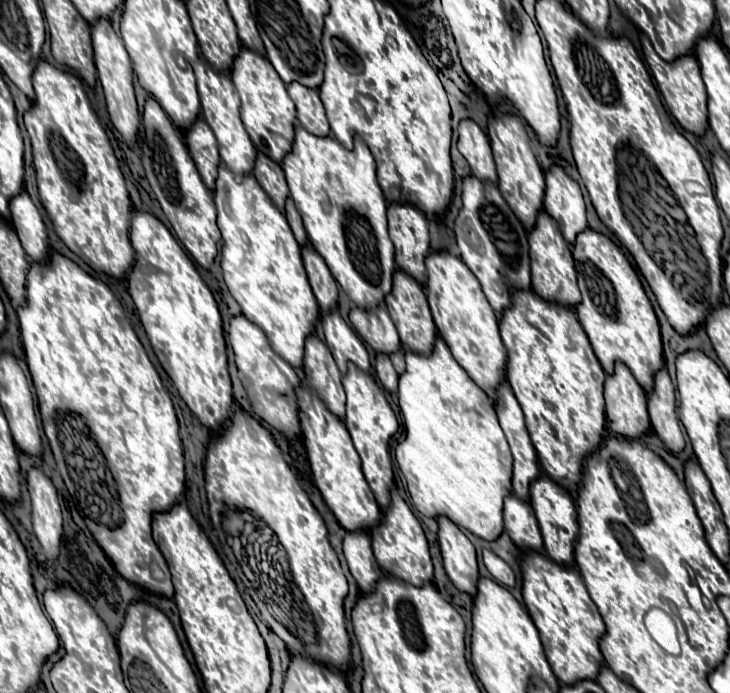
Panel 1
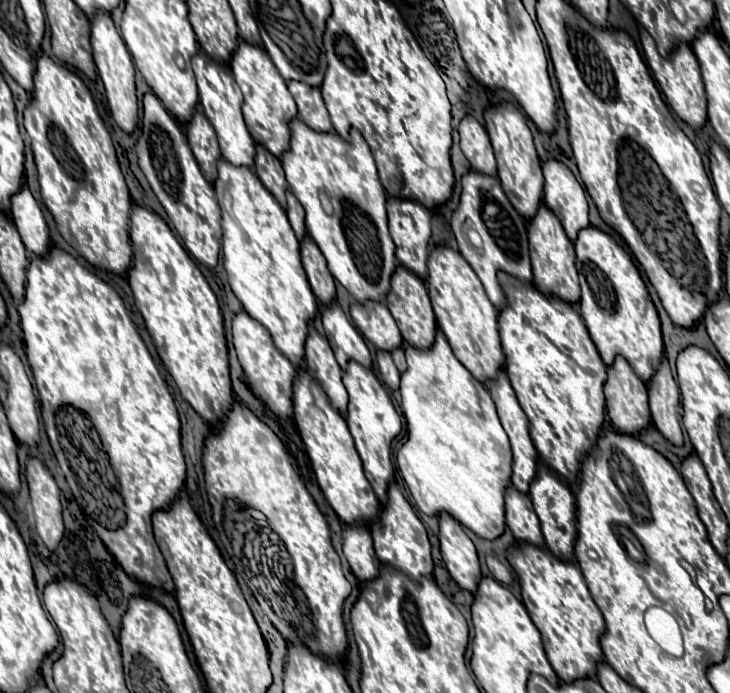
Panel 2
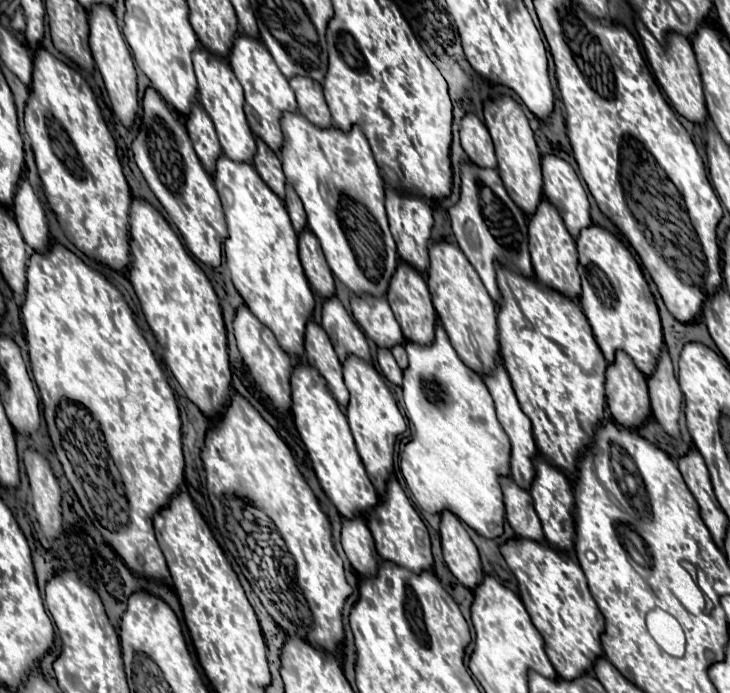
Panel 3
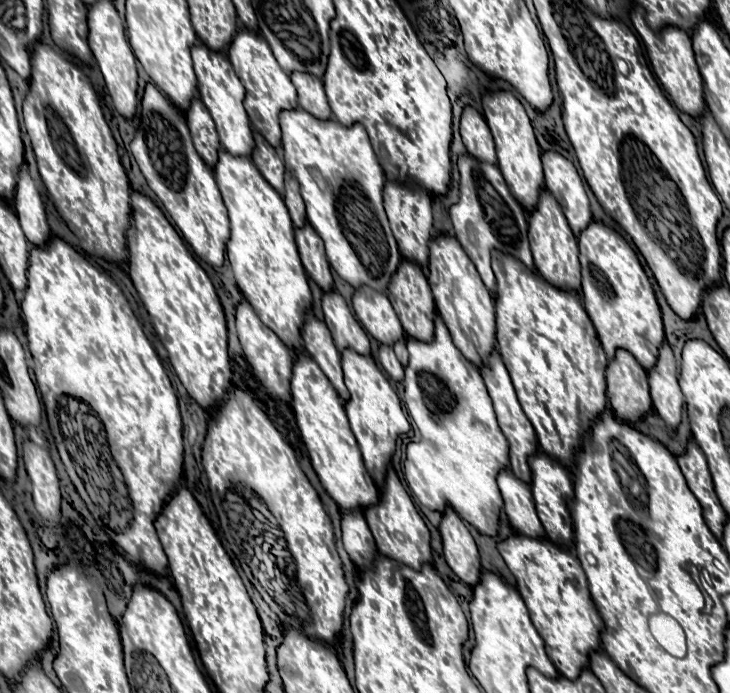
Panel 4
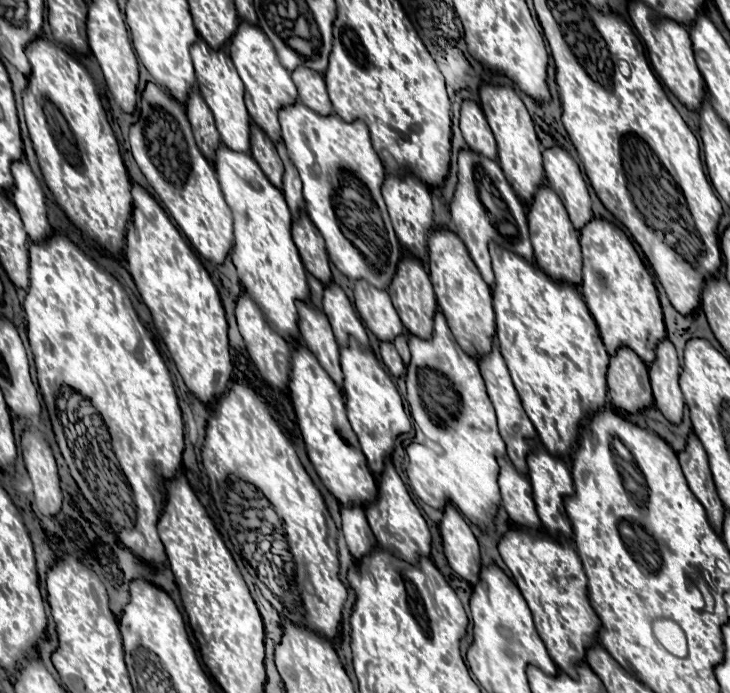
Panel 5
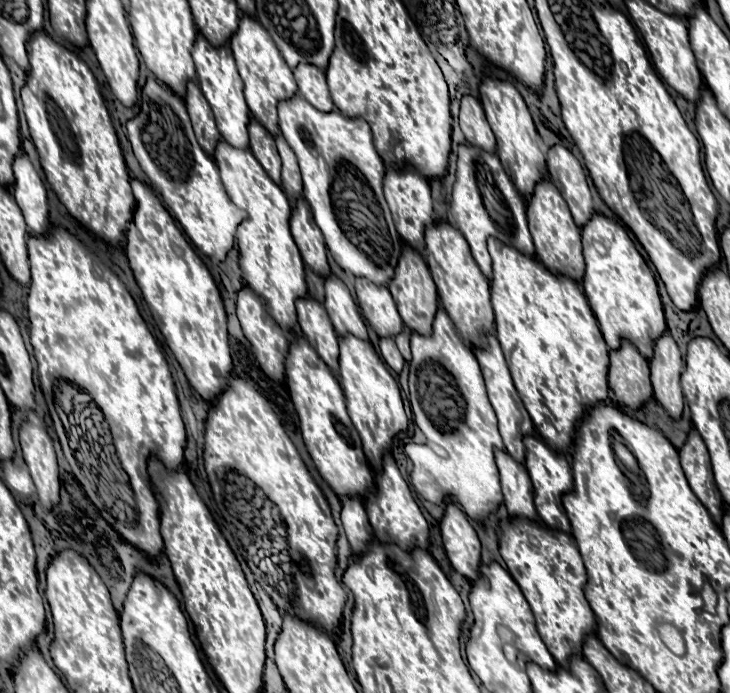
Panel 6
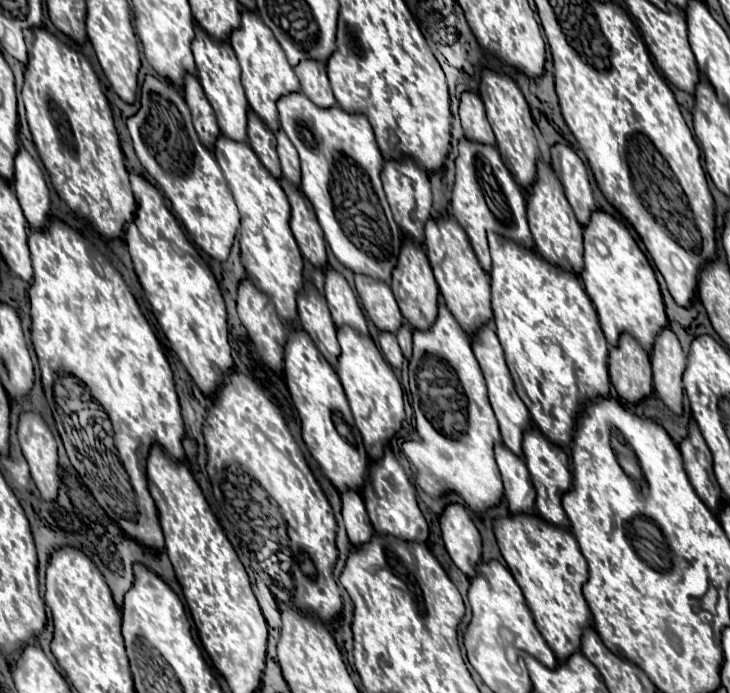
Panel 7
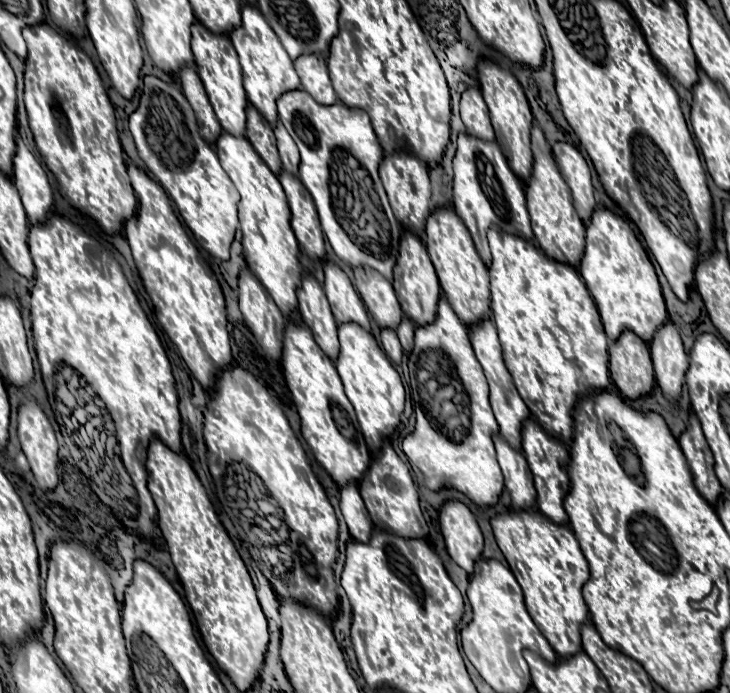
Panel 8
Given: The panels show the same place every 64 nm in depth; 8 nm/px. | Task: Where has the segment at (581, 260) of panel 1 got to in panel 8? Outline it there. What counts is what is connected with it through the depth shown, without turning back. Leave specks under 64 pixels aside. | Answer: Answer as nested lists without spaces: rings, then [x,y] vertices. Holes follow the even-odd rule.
[[[596,210],[588,224],[586,254],[580,262],[580,274],[600,310],[604,330],[610,340],[616,340],[624,330],[636,332],[650,342],[654,332],[668,322],[666,304],[656,270],[638,242],[630,224],[610,210]]]

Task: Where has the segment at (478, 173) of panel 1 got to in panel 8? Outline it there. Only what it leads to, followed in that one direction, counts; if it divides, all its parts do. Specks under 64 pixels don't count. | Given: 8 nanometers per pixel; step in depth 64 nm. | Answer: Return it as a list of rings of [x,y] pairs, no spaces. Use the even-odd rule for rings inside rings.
[[[474,86],[466,88],[466,92],[462,94],[462,102],[460,102],[460,114],[466,124],[466,132],[470,136],[478,136],[482,140],[494,140],[494,130],[490,124],[488,108],[478,88]]]

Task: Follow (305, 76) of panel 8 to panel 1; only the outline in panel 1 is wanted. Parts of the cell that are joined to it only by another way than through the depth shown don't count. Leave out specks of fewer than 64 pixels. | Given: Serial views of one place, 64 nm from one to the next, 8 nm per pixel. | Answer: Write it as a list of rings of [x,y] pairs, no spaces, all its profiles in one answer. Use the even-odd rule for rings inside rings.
[[[294,82],[288,86],[288,94],[296,102],[300,124],[308,132],[314,132],[316,136],[328,136],[330,124],[326,120],[326,112],[320,102],[318,90],[312,90],[312,88],[306,88],[306,86]]]

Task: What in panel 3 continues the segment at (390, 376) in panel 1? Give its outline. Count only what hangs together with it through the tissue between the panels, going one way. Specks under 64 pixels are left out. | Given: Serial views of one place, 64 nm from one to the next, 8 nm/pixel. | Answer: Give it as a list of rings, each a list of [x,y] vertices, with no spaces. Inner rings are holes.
[[[378,348],[378,364],[380,364],[384,376],[386,376],[392,384],[396,384],[396,386],[402,384],[402,370],[400,370],[400,366],[396,364],[396,360],[394,360],[394,356],[392,356],[392,352],[390,352],[388,348]]]

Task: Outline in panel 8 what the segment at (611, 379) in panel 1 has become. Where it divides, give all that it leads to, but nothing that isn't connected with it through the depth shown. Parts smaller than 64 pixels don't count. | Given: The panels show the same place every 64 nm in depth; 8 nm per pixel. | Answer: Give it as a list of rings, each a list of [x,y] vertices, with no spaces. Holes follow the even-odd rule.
[[[624,330],[608,348],[610,374],[618,390],[628,398],[638,398],[654,388],[654,368],[648,344],[634,332]]]

